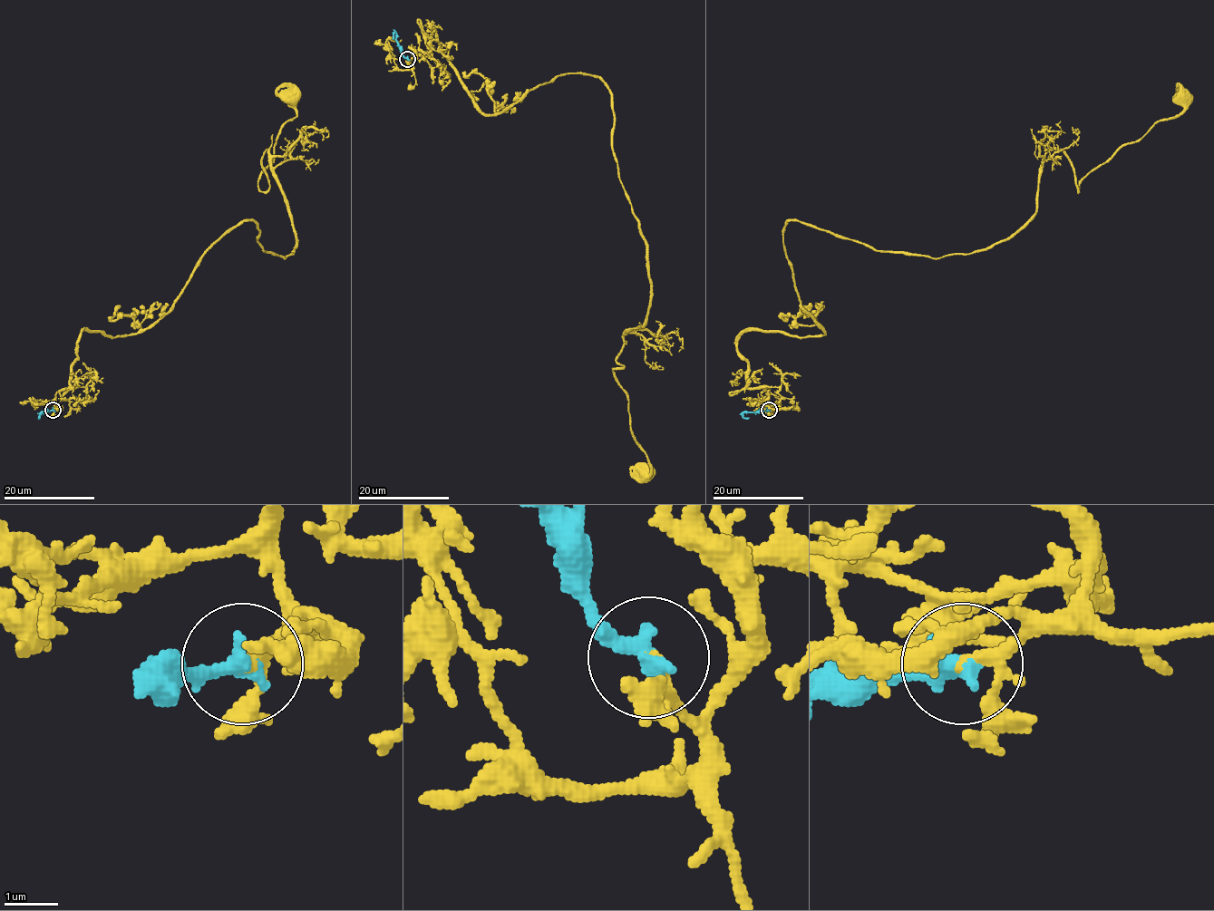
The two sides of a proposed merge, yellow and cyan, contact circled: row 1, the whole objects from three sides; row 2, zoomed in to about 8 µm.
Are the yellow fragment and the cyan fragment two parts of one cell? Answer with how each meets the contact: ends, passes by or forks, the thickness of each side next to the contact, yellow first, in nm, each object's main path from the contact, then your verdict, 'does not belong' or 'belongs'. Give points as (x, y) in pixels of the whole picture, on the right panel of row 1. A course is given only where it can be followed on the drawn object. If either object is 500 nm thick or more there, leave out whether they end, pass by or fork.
yellow passes by; cyan ends; calibres 190 and 400 nm; course yellow (769, 410), (737, 339), (824, 333), (785, 224), (991, 248), (1035, 212), (1049, 150), (1078, 191), (1179, 96); course cyan (769, 410), (744, 412), (742, 416), (749, 418); belongs

